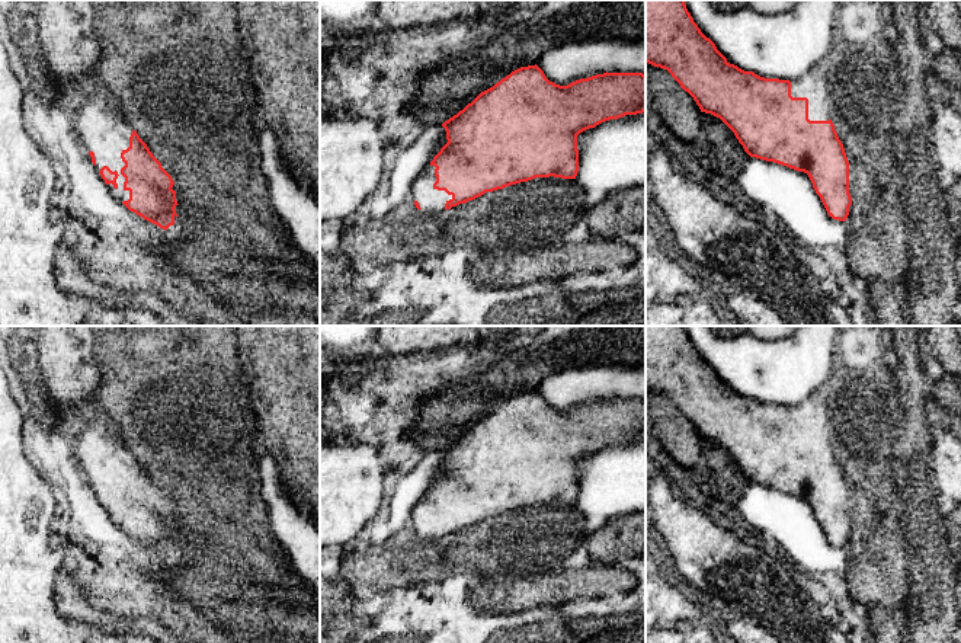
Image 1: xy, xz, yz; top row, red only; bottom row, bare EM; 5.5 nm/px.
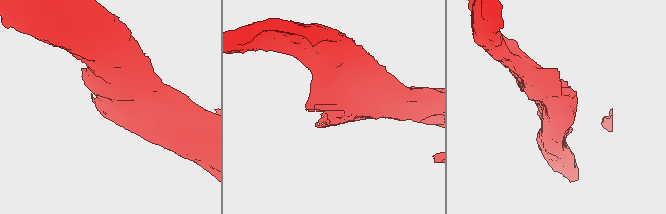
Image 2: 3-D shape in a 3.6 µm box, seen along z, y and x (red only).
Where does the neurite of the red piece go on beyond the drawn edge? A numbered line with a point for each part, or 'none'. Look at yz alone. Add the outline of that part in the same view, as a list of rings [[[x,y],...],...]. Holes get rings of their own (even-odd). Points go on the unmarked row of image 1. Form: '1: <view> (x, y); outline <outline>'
1: yz (813, 410); outline [[[816,391],[803,403],[791,407],[792,423],[808,425],[808,445],[829,447],[827,403],[820,391]]]

